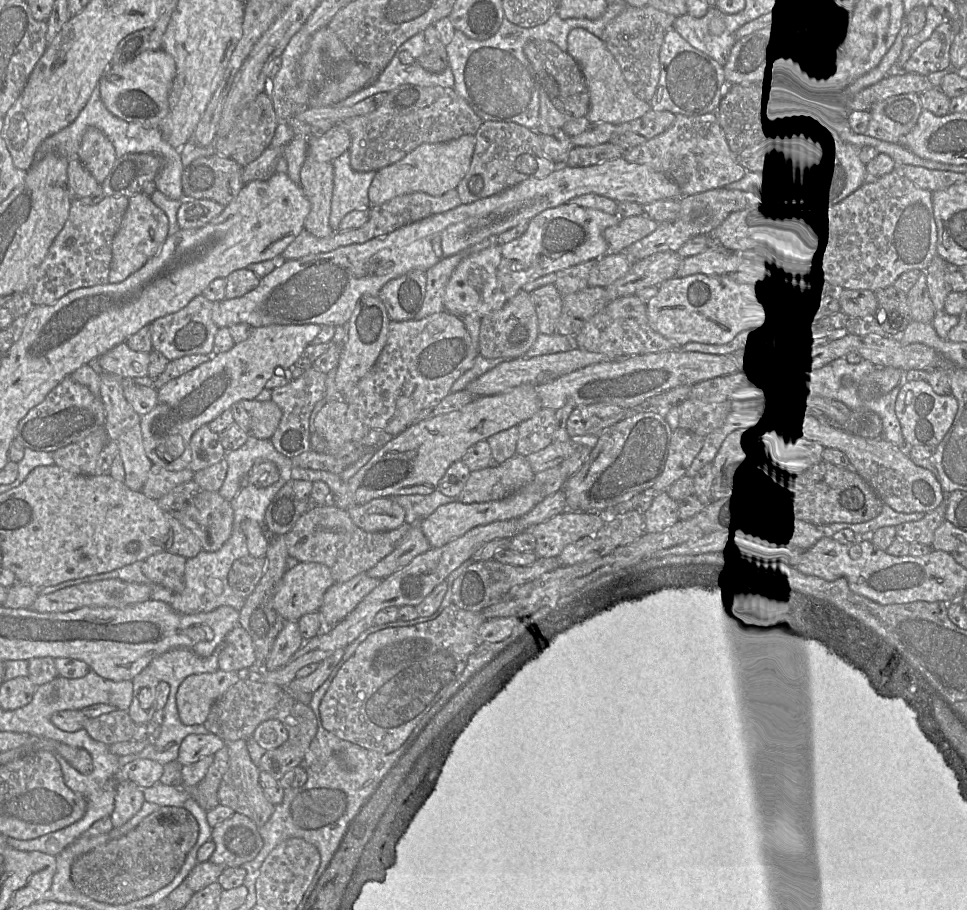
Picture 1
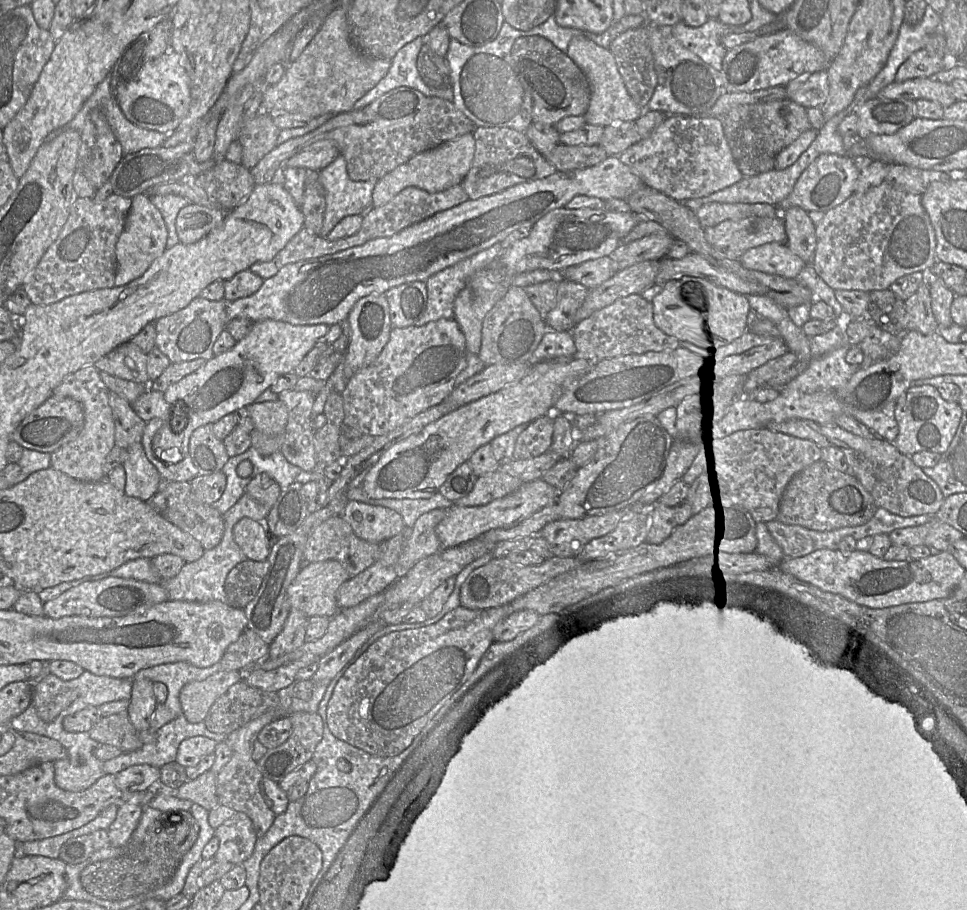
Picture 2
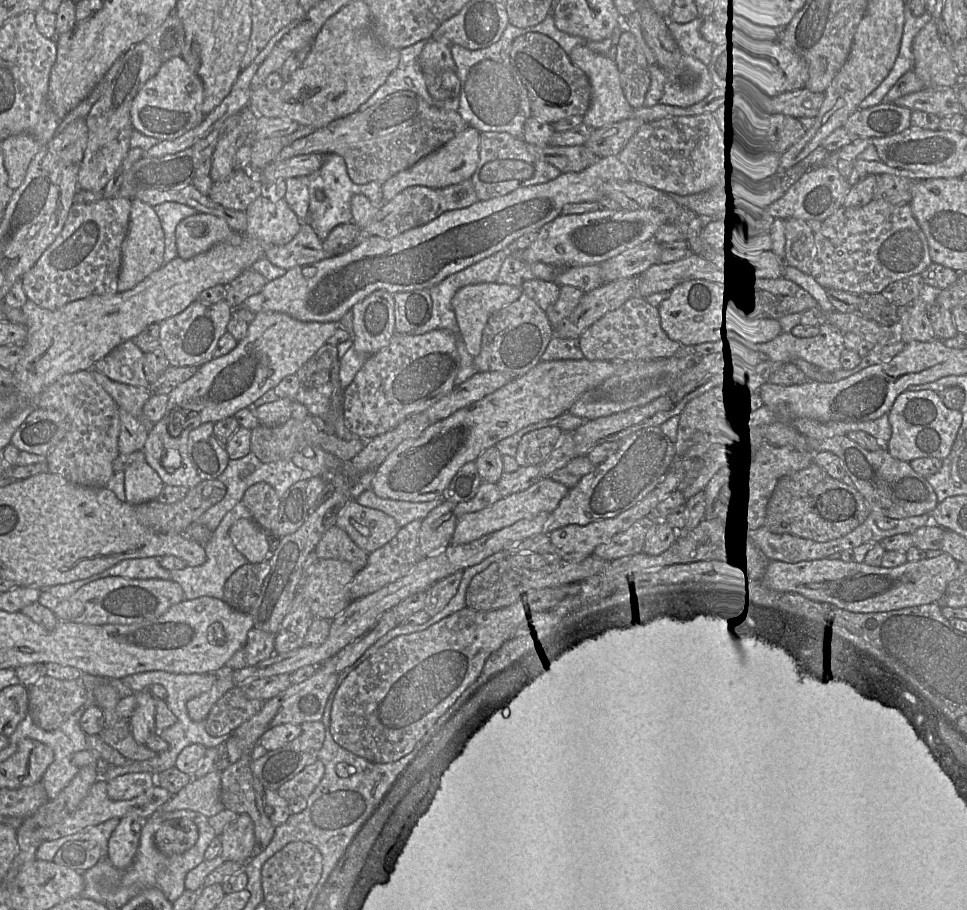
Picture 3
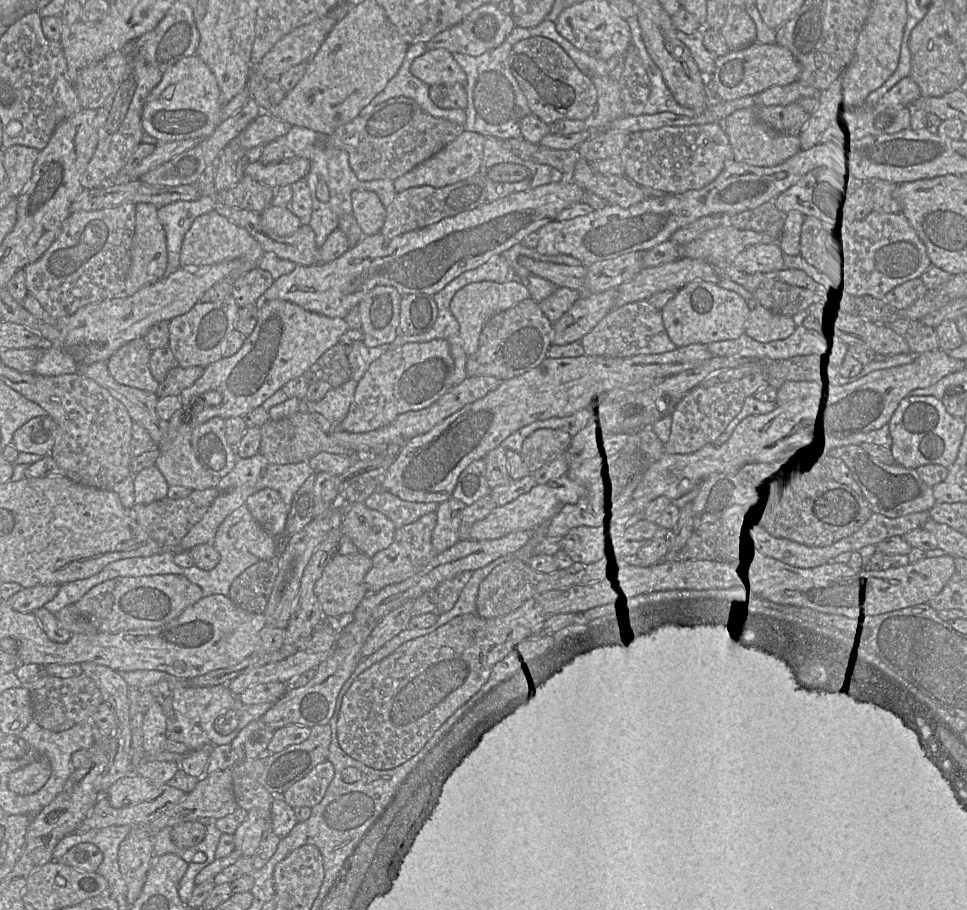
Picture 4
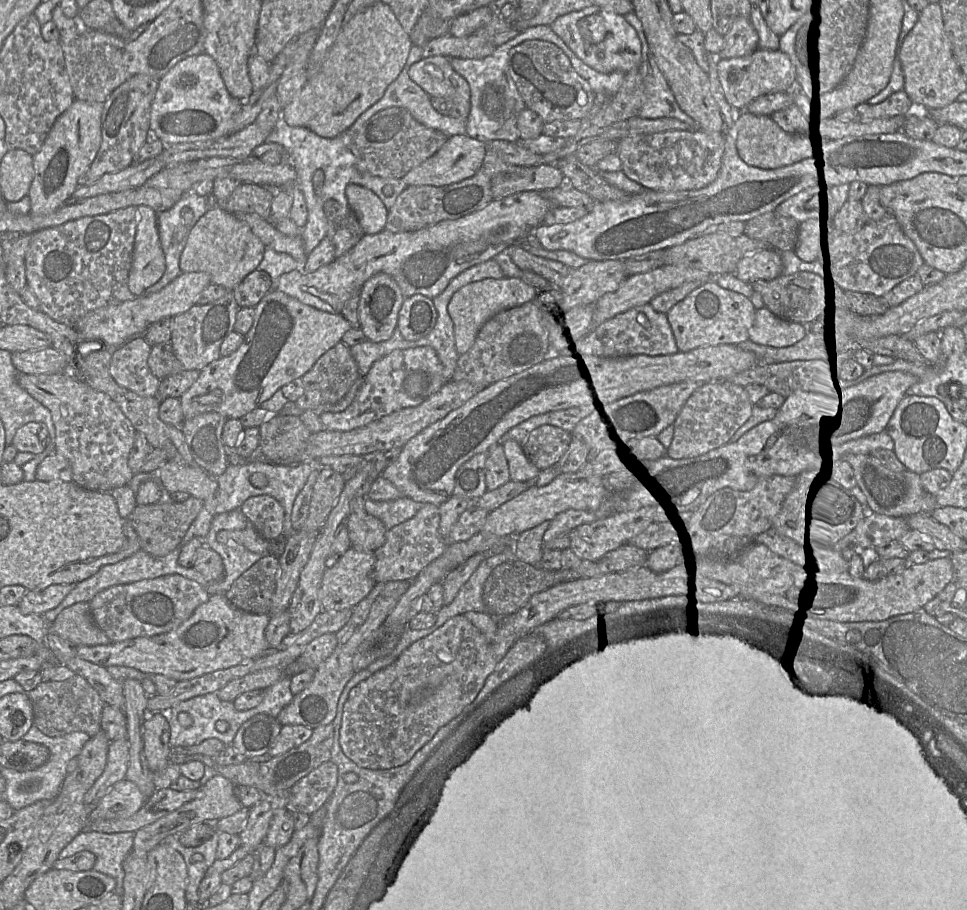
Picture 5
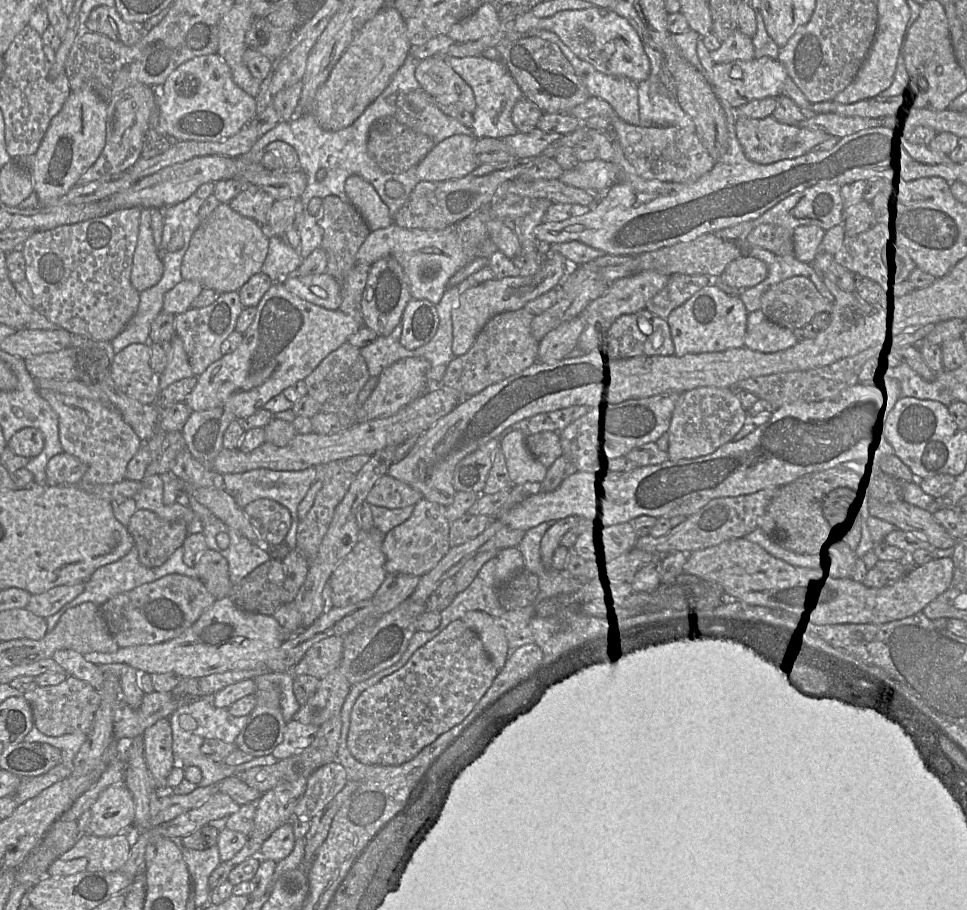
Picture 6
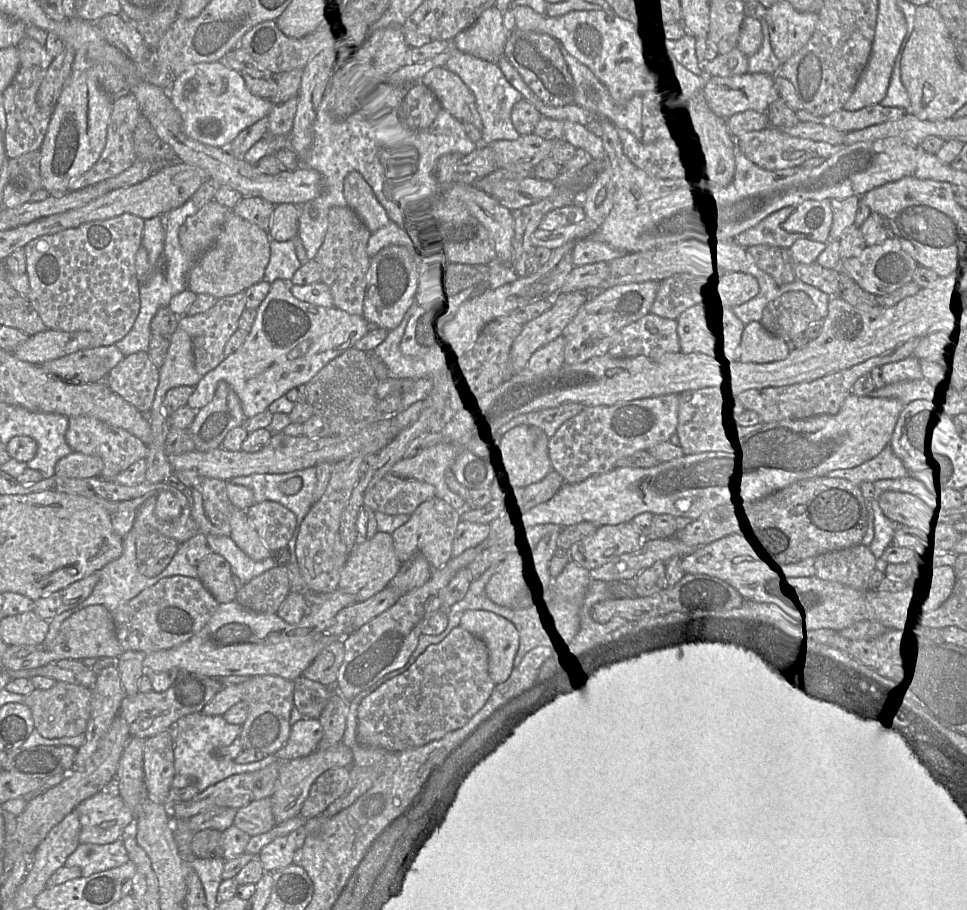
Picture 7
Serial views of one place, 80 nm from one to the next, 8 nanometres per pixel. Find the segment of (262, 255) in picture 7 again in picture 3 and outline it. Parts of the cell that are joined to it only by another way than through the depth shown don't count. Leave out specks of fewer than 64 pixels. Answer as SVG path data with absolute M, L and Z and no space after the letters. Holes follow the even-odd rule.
M197 212L180 221L176 227L178 256L190 259L225 242L234 233L237 232L223 218Z

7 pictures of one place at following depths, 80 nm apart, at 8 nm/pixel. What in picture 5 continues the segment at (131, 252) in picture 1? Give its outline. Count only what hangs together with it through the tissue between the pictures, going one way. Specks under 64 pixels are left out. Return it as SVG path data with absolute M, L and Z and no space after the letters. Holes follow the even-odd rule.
M137 206L138 222L134 240L128 288L136 297L156 284L163 276L166 264L161 247L158 214L149 206Z

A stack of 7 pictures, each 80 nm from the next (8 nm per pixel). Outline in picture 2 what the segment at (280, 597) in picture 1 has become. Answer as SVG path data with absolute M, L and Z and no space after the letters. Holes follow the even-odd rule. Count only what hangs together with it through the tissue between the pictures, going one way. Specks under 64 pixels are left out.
M336 560L304 563L287 590L290 606L308 618L332 618L339 611L337 592L349 578L345 568Z

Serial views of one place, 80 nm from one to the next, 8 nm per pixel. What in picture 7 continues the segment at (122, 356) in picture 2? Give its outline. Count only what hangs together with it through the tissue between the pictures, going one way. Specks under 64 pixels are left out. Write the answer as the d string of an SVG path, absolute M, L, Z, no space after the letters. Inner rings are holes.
M139 351L125 356L108 374L105 382L110 389L132 404L142 414L149 414L159 384L159 369L152 363L148 352Z

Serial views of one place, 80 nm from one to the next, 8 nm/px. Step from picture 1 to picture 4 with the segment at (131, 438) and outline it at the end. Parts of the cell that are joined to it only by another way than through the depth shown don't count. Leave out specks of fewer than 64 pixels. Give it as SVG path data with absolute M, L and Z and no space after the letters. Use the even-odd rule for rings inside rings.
M156 466L133 475L135 504L145 505L167 498L169 485Z

